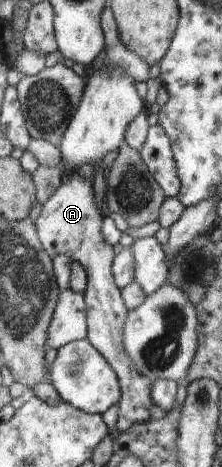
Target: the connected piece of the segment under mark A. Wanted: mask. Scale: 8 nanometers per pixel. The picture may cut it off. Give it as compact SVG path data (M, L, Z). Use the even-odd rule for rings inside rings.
M68 169L71 176L63 181L42 204L41 213L35 228L44 251L54 259L59 255L71 257L80 262L88 275L87 286L83 293L87 313L87 338L95 348L113 366L120 380L121 399L117 403L119 414L117 417L117 429L120 432L132 429L134 425L148 422L158 414L154 412L152 383L140 373L132 358L123 348L123 327L129 312L122 299L122 294L110 273L110 265L113 265L114 251L108 245L103 233L100 233L102 213L96 207L94 189L90 178L82 177L76 171Z

